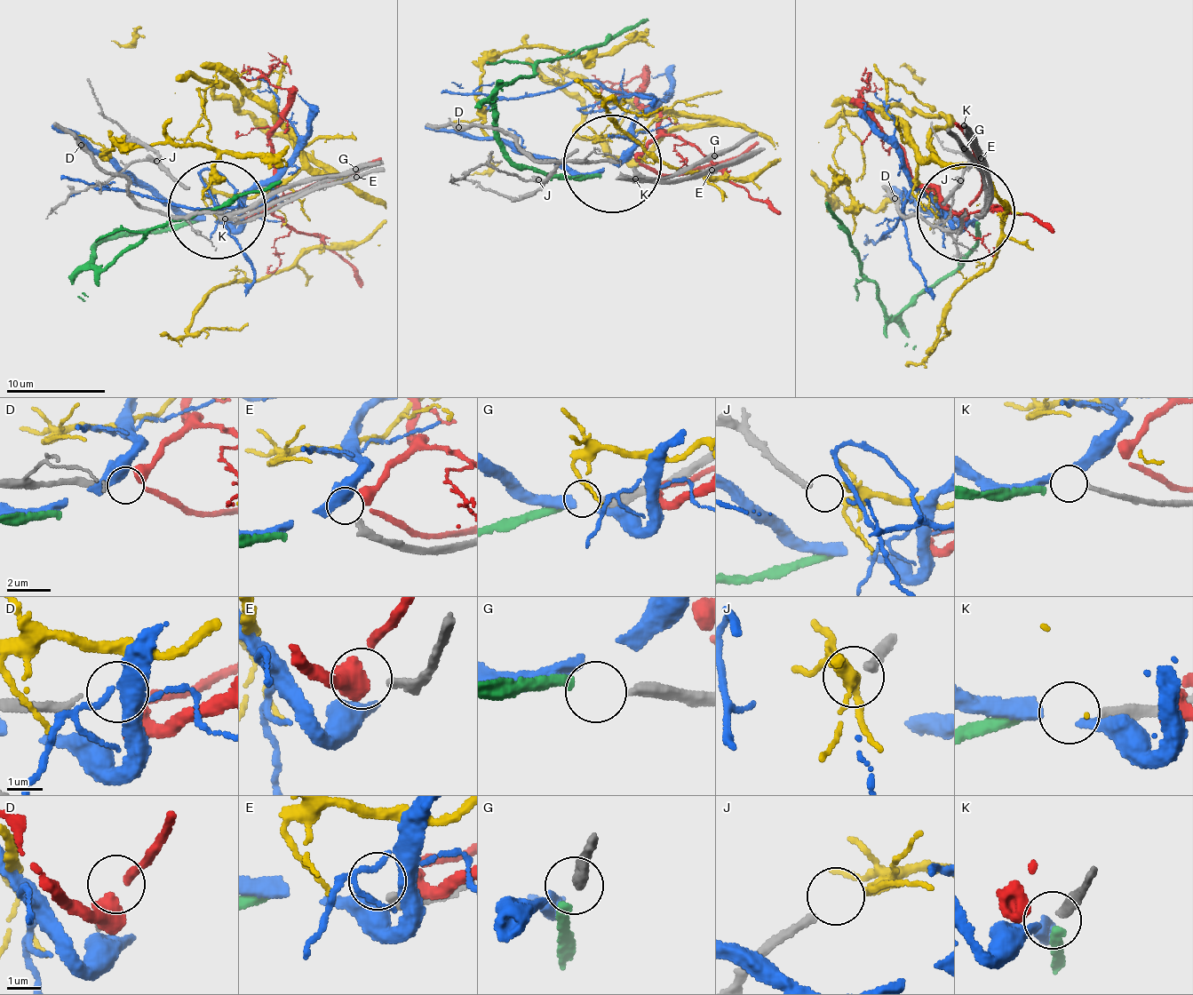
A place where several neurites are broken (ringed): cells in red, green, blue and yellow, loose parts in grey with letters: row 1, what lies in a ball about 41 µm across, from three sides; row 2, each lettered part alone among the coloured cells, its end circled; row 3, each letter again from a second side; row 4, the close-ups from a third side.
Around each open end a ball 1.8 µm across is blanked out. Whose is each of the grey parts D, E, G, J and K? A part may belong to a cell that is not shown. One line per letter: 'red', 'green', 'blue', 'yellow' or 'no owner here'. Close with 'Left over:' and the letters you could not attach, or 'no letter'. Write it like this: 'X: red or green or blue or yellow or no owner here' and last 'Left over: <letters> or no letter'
D: red
E: no owner here
G: green
J: yellow
K: blue
Left over: E

